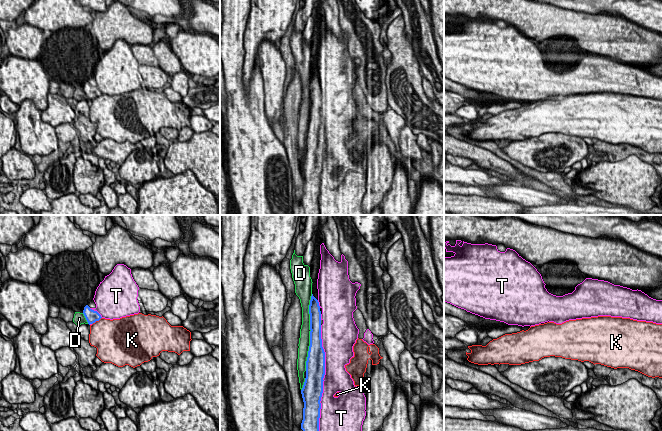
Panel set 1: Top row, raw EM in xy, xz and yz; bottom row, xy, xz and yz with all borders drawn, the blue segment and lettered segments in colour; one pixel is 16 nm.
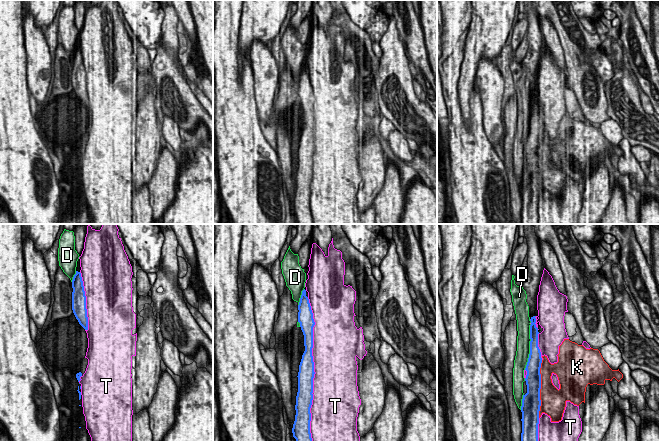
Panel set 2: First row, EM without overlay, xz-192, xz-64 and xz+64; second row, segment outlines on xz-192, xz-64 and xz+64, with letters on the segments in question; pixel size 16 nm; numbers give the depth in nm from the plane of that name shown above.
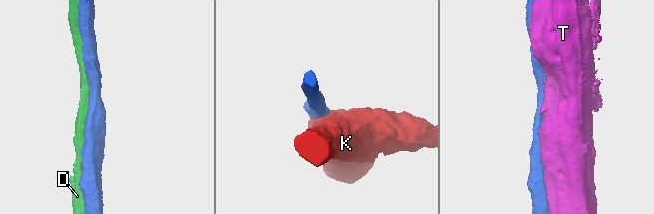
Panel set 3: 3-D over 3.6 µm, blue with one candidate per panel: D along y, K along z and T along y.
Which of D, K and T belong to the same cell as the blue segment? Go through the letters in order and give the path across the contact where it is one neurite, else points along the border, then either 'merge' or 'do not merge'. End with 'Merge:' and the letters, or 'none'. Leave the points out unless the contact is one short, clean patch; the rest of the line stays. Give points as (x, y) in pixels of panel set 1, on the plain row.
D: do not merge
K: do not merge
T: merge
Merge: T

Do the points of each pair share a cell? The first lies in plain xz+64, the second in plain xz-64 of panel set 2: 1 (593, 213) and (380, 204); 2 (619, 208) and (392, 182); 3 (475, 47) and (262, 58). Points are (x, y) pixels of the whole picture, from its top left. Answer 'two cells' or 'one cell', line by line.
1: two cells
2: one cell
3: two cells

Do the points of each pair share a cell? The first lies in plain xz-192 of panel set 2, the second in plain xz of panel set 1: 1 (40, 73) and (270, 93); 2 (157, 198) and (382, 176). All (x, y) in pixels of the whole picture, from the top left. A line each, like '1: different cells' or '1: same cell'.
1: same cell
2: different cells

